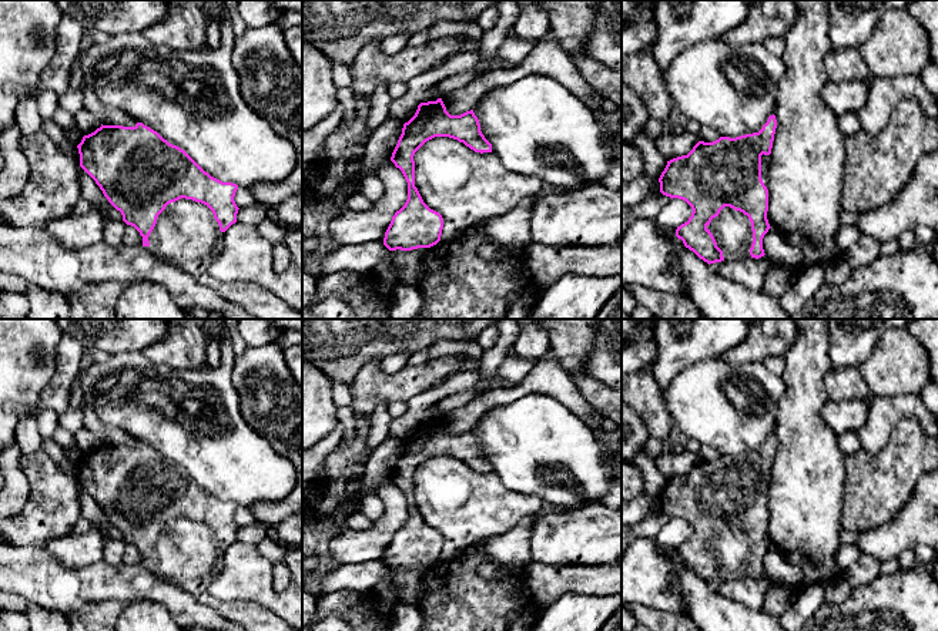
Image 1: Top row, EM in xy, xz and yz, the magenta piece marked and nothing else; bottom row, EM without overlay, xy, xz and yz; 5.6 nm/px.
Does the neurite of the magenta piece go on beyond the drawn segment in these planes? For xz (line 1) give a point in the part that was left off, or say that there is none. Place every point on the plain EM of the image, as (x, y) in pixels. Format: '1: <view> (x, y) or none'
1: none

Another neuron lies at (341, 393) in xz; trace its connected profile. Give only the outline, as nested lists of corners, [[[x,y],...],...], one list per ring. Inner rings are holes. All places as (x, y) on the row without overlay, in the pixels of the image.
[[[331,379],[331,385],[332,399],[338,409],[349,406],[352,403],[352,393],[349,390],[349,386],[334,379]]]

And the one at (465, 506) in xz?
[[[449,456],[426,460],[413,474],[415,506],[423,521],[443,537],[442,561],[453,560],[468,547],[513,530],[525,517],[537,516],[543,500],[516,493],[493,471],[475,471]]]

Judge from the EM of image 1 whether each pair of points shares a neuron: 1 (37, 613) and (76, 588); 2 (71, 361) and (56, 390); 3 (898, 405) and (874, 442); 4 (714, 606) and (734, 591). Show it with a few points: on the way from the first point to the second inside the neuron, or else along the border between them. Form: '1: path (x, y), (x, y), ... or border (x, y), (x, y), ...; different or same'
1: border (14, 594), (46, 610); different
2: path (67, 368), (60, 383); same
3: path (890, 413), (874, 433); same
4: border (716, 590), (727, 598), (757, 610); different

